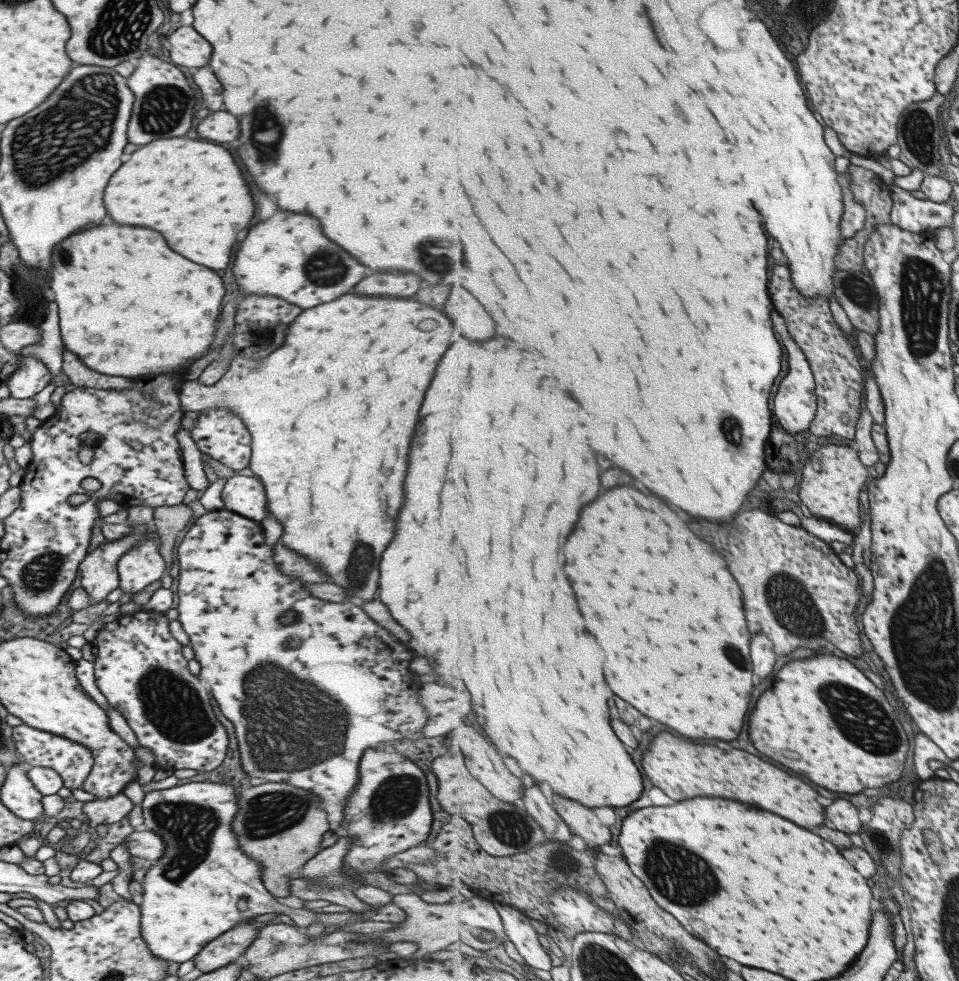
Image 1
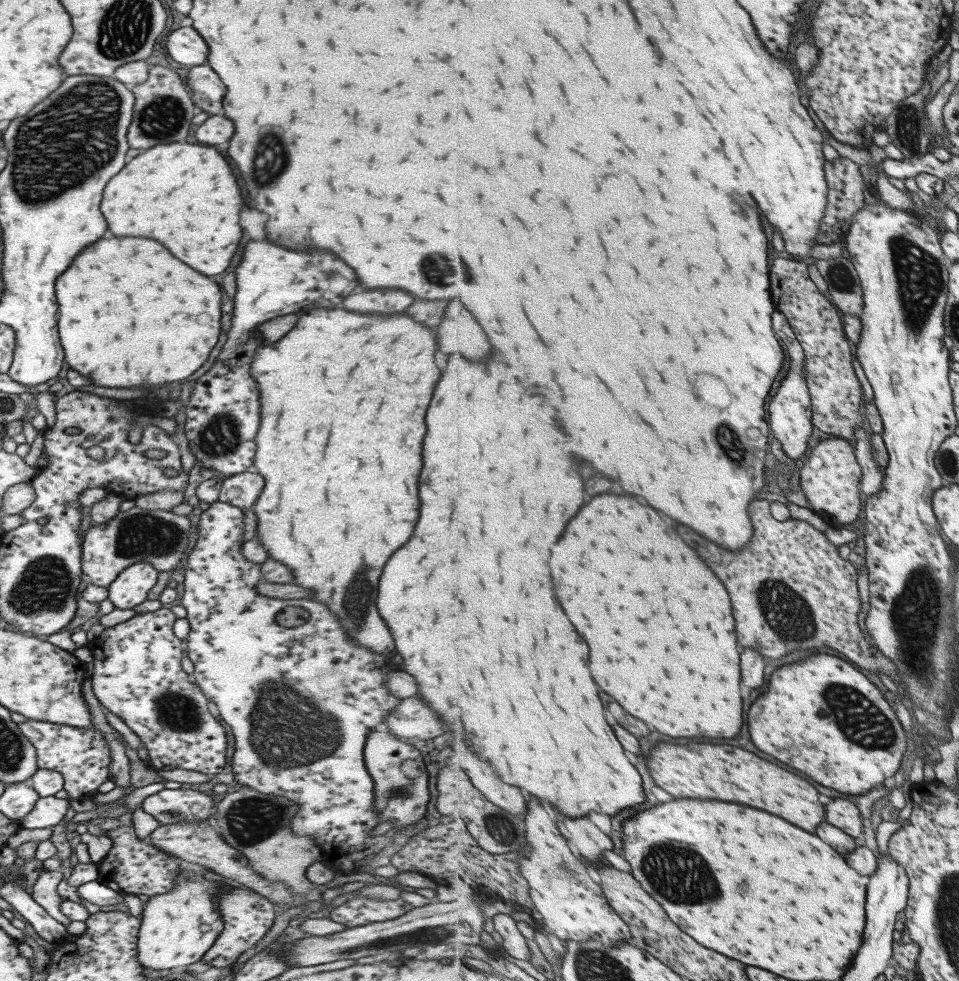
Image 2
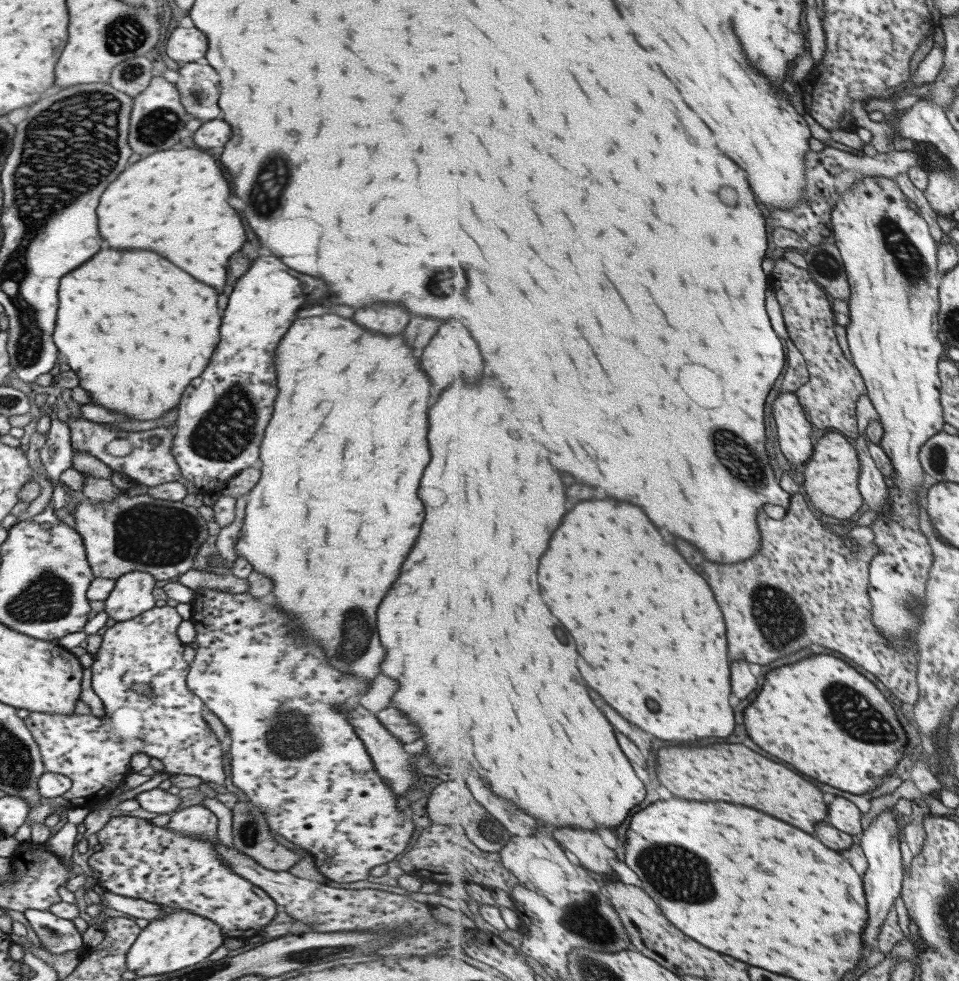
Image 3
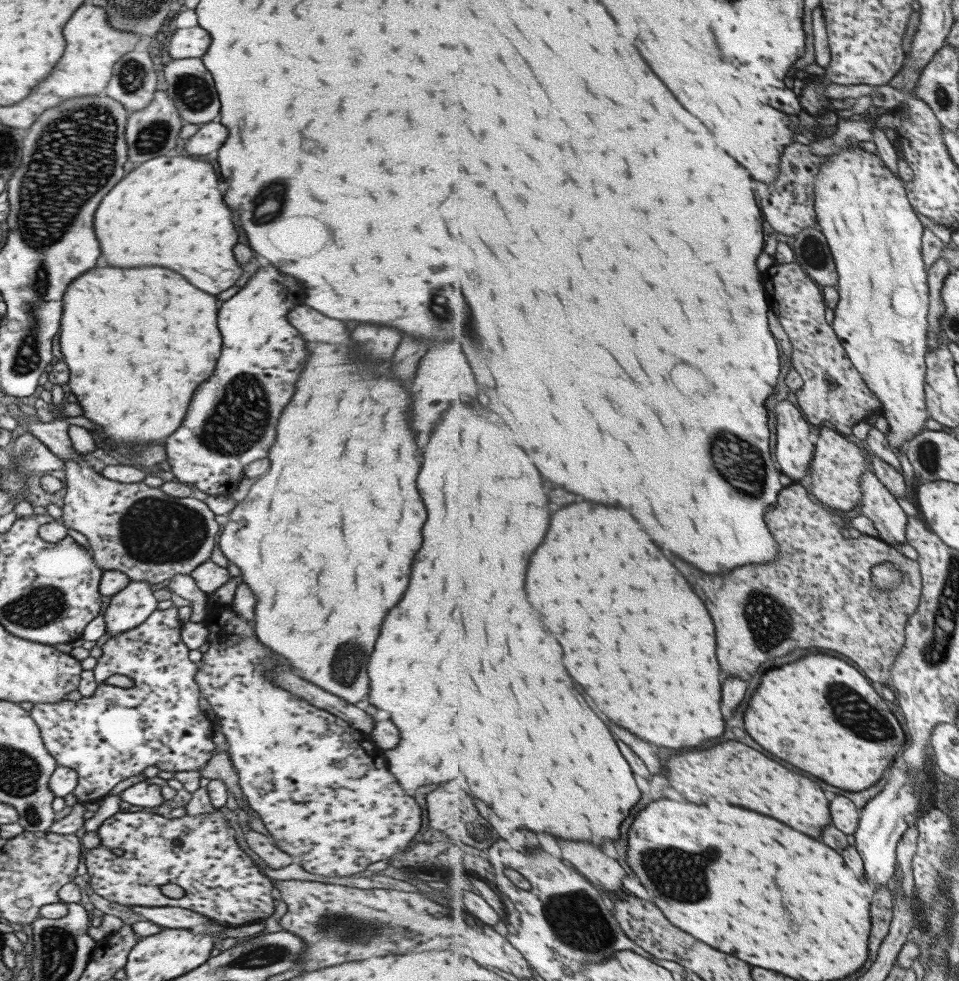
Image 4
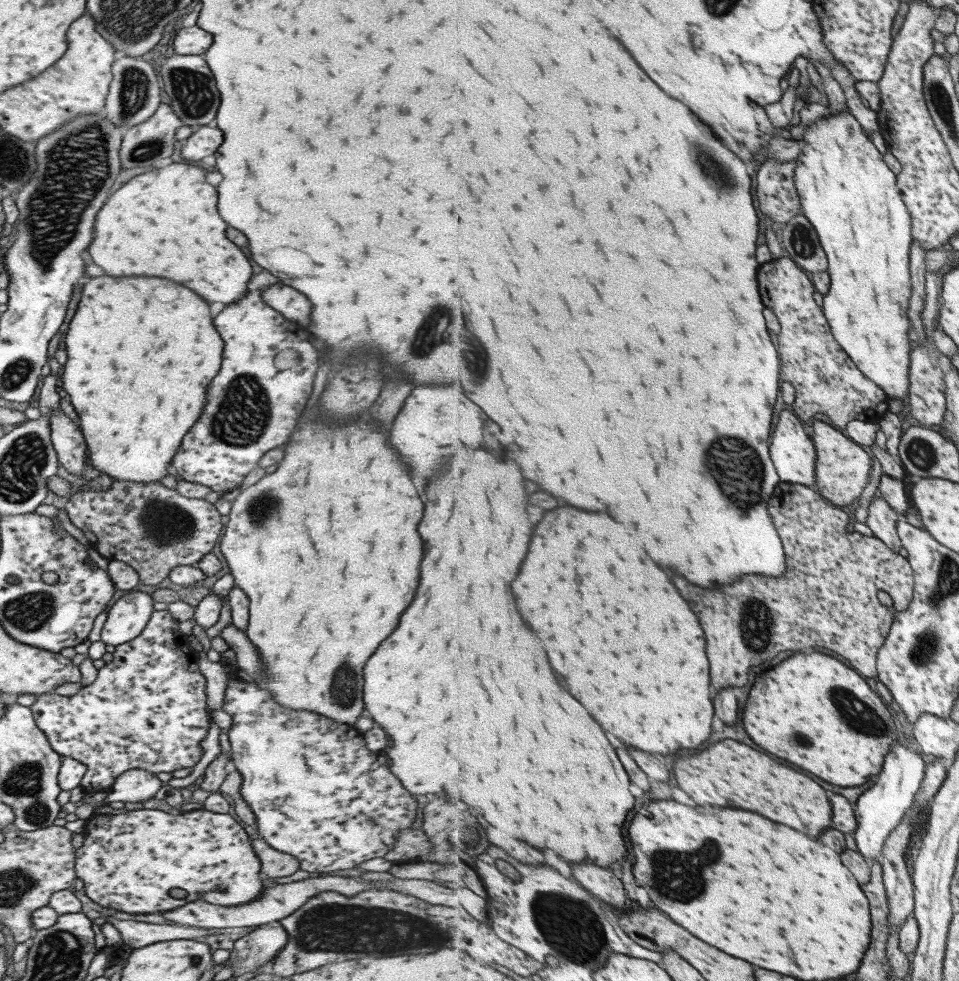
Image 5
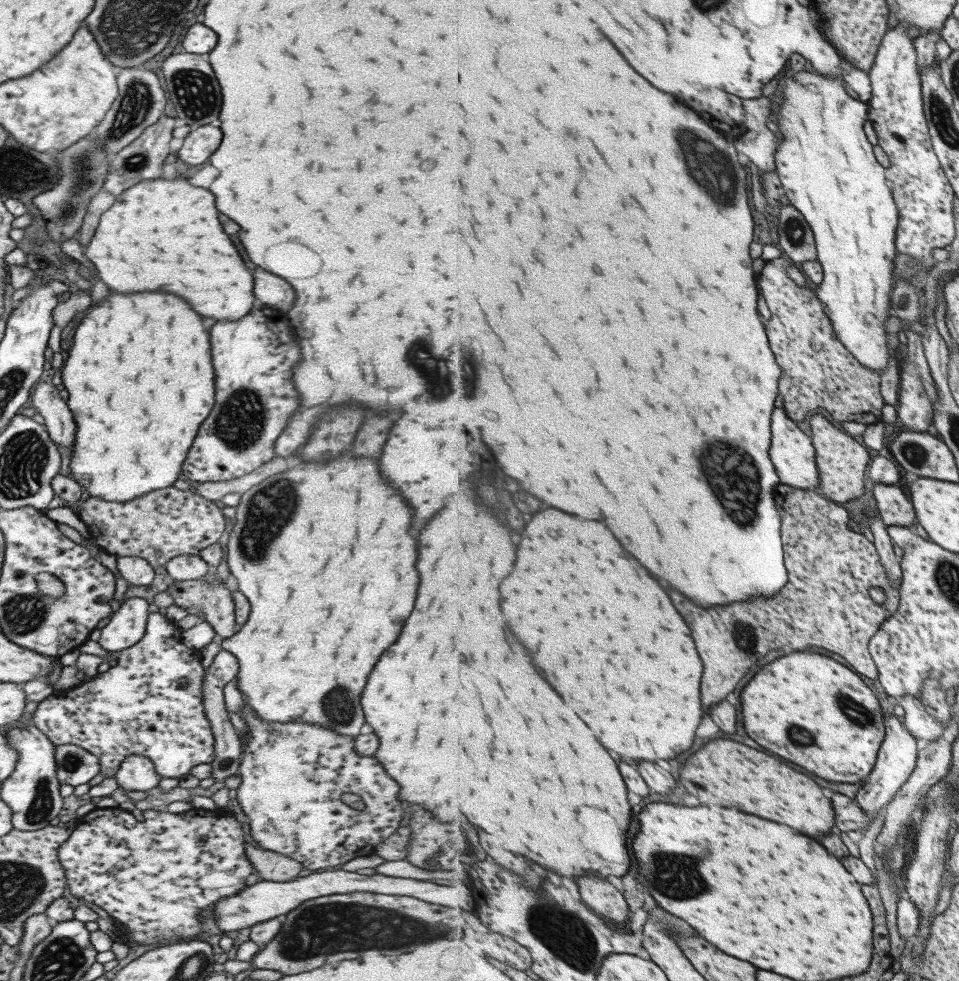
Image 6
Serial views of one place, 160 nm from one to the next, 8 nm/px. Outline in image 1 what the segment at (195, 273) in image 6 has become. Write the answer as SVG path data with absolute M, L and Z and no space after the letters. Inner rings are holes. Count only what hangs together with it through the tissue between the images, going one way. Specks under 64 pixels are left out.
M189 138L153 140L129 154L129 160L125 160L109 178L103 192L103 204L115 222L157 230L173 252L211 270L221 270L227 266L231 248L235 244L233 238L253 216L249 186L243 180L235 158L217 144Z

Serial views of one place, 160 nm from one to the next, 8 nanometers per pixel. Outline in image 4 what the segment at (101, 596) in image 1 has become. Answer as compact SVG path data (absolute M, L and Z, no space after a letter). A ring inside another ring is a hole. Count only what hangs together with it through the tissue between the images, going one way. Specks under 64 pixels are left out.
M63 460L66 486L59 521L65 528L85 536L94 563L103 570L122 572L130 581L157 584L176 574L189 574L196 566L209 559L219 524L203 501L192 498L175 498L163 494L158 488L149 488L143 482L120 484L106 480L94 472L88 461Z

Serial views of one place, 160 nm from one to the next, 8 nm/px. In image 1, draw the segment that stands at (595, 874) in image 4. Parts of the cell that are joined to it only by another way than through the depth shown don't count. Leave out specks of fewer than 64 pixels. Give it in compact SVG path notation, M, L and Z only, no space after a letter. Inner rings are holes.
M555 796L557 812L563 817L565 823L572 829L572 834L579 836L585 841L587 848L596 851L603 844L610 844L613 841L613 834L610 828L603 826L599 816L593 808L579 804L575 800Z

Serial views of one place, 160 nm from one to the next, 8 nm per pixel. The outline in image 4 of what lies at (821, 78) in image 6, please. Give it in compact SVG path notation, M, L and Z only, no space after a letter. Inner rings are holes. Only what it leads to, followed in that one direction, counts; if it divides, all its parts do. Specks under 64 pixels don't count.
M866 145L850 146L842 148L841 152L828 157L828 161L820 166L820 173L816 176L816 209L818 214L819 228L827 237L831 247L831 252L835 258L837 270L840 276L839 292L840 301L836 308L834 317L834 327L837 334L841 336L841 344L844 344L845 351L849 353L849 358L853 360L853 365L862 374L865 383L881 399L884 405L883 417L887 420L889 430L886 433L889 442L896 449L905 451L906 443L913 440L918 434L926 430L925 424L931 417L928 412L928 400L926 399L925 384L928 379L928 364L925 360L929 356L929 304L931 304L929 292L929 276L925 270L925 260L923 260L923 224L917 218L917 211L913 208L912 201L908 197L908 189L901 177L897 176L886 165L886 162L874 151L873 147Z

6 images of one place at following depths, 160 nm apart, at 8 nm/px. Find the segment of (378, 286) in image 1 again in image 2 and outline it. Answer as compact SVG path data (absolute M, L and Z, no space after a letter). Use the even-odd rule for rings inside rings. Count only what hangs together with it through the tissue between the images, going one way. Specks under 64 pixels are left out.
M357 286L355 292L343 300L343 308L365 314L395 314L403 312L411 302L413 298L401 290L361 290Z

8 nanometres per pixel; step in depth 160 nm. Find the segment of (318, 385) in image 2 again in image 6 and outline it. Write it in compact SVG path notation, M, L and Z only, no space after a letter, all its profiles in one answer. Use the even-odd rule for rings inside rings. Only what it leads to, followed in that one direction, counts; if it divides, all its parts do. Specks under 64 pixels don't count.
M255 272L253 282L253 294L258 304L281 311L291 308L295 294L287 282L269 272ZM345 452L333 460L325 460L325 464L315 461L311 464L300 463L297 466L289 468L284 473L275 474L261 482L260 485L253 486L241 493L235 507L235 524L233 524L227 544L225 544L225 548L227 548L225 562L227 562L231 576L234 576L237 581L239 592L248 600L250 612L242 627L234 632L233 636L223 639L220 647L237 659L237 688L259 718L277 723L313 723L319 727L330 728L338 735L356 737L359 734L359 728L364 723L364 714L359 706L359 694L365 684L365 678L371 672L373 664L377 662L379 654L389 644L393 644L393 640L397 638L397 634L403 626L403 620L409 616L413 602L415 602L417 546L415 546L413 536L409 534L411 508L393 488L389 488L389 484L385 484L385 480L381 480L377 462L371 458L363 458L363 456L357 458L357 456L351 456Z

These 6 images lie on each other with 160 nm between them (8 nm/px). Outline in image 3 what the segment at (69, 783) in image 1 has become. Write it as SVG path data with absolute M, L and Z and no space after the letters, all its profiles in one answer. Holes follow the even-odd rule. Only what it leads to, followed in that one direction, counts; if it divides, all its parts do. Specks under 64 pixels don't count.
M168 605L161 607L151 607L147 612L135 616L134 618L129 618L129 620L123 620L116 622L111 627L108 627L101 635L101 643L97 651L94 653L92 658L92 664L90 669L92 672L92 677L90 680L90 687L93 692L101 699L102 705L104 706L104 717L94 720L92 715L79 715L72 712L72 714L65 715L50 715L44 712L30 712L24 718L24 725L29 729L32 739L36 742L38 746L38 751L40 752L40 759L44 768L44 772L59 773L66 776L71 781L71 787L69 787L62 795L71 805L81 806L81 808L95 806L97 803L105 800L105 797L112 793L115 789L123 784L125 777L130 771L129 759L132 754L137 754L137 752L143 752L150 758L157 758L159 762L163 765L163 772L169 774L187 774L187 776L197 776L203 782L213 782L223 785L223 769L221 769L221 755L222 750L220 747L220 742L218 738L213 734L210 726L203 720L201 711L204 706L203 701L195 696L186 687L186 676L188 674L188 664L183 661L183 644L176 635L176 628L182 619L177 615L176 610Z

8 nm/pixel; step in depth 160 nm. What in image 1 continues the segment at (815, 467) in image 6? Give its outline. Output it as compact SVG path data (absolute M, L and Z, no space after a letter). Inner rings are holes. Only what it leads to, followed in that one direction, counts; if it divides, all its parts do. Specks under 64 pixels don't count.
M775 311L775 314L773 314L773 322L775 322L777 334L781 336L781 342L785 346L785 351L787 351L790 366L788 374L781 381L781 386L779 386L775 395L775 398L777 398L774 402L775 421L791 434L797 434L797 432L803 432L803 430L810 430L811 422L816 419L818 413L817 377L814 376L814 372L811 370L800 344L797 344L795 339L789 335L787 324L779 315L779 312Z

